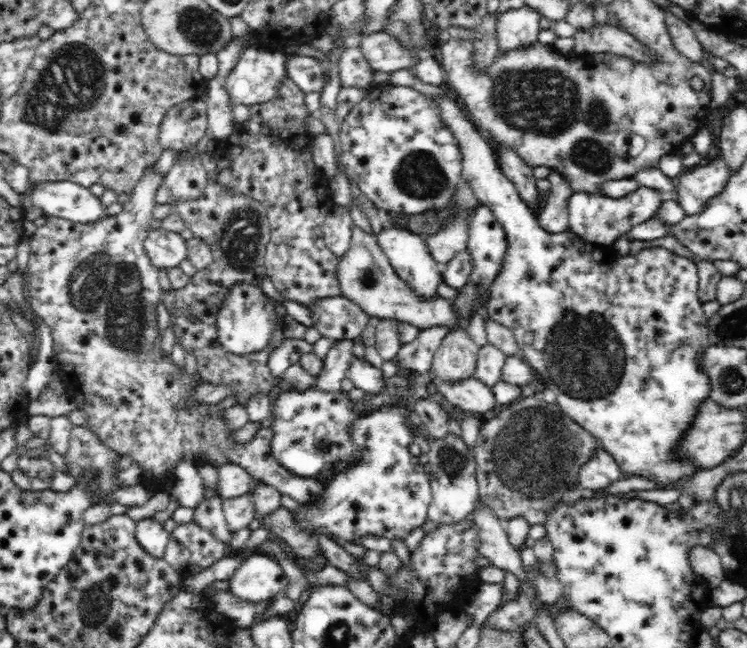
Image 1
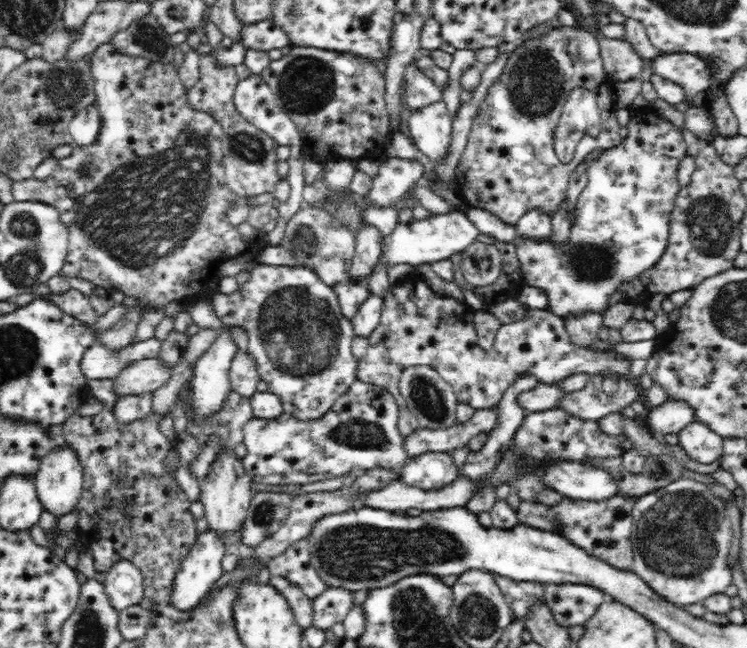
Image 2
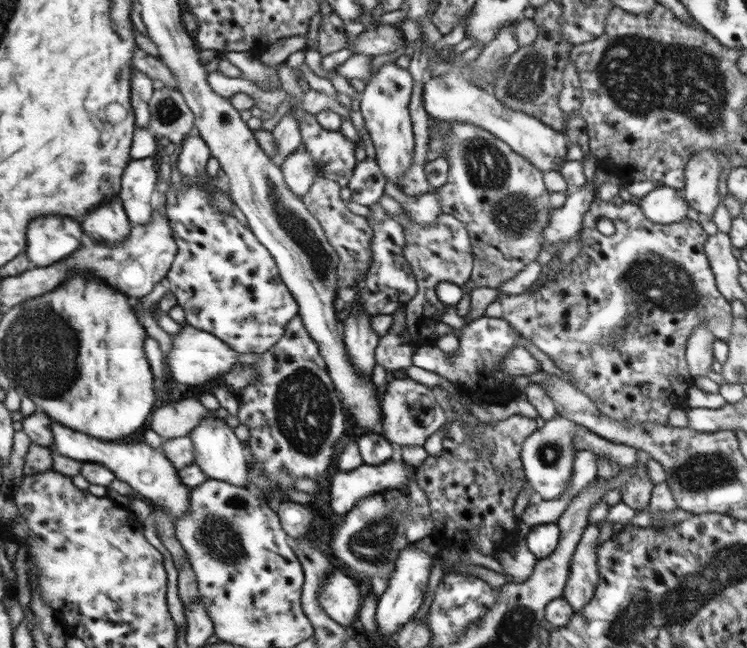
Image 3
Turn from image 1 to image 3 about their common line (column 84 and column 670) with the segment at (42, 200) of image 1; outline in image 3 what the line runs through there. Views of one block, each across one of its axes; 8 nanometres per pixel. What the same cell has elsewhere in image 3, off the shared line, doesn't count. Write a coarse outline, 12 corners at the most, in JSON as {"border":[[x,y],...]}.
{"border":[[666,185],[638,205],[650,220],[672,224],[688,214],[682,190]]}

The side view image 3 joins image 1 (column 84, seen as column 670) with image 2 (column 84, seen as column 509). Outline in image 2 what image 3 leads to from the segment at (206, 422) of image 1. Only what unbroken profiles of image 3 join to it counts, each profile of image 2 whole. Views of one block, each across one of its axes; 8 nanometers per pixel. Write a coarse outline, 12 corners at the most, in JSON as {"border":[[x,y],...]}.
{"border":[[69,289],[59,295],[49,292],[51,300],[64,313],[86,325],[101,317],[89,297]]}

